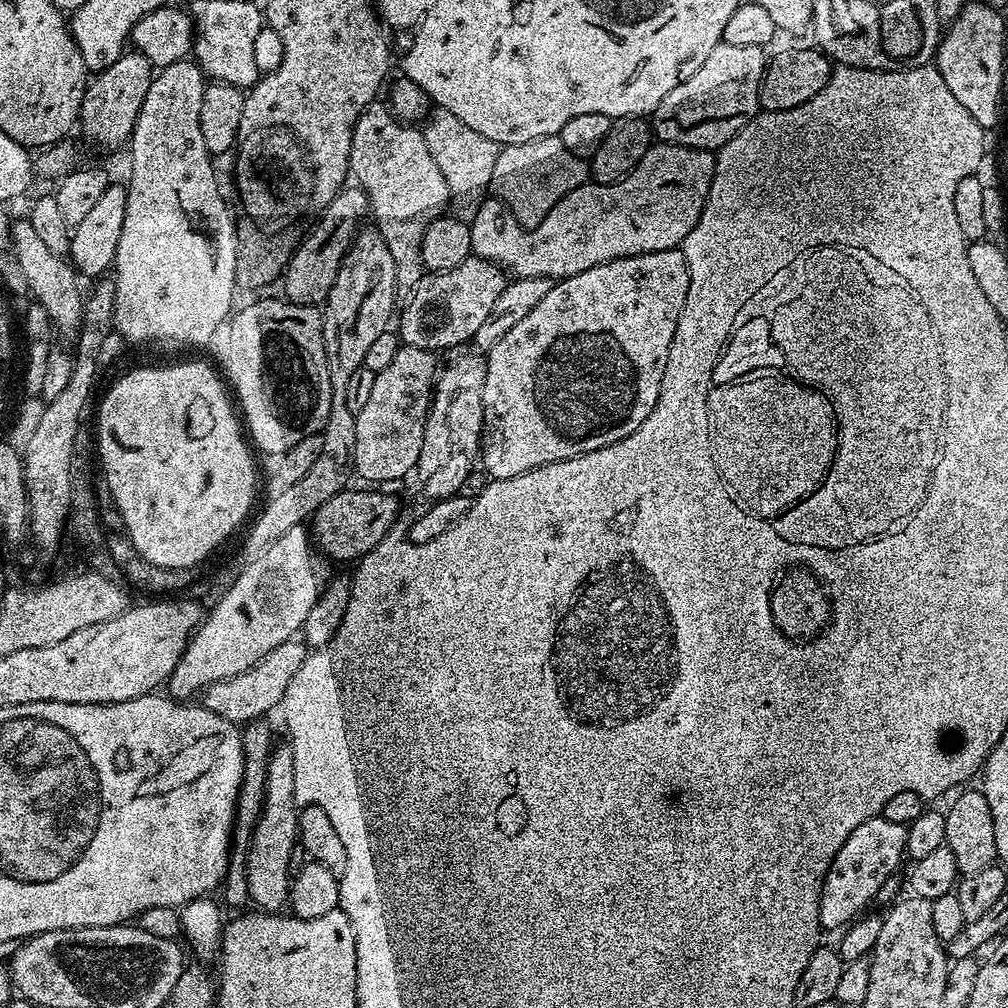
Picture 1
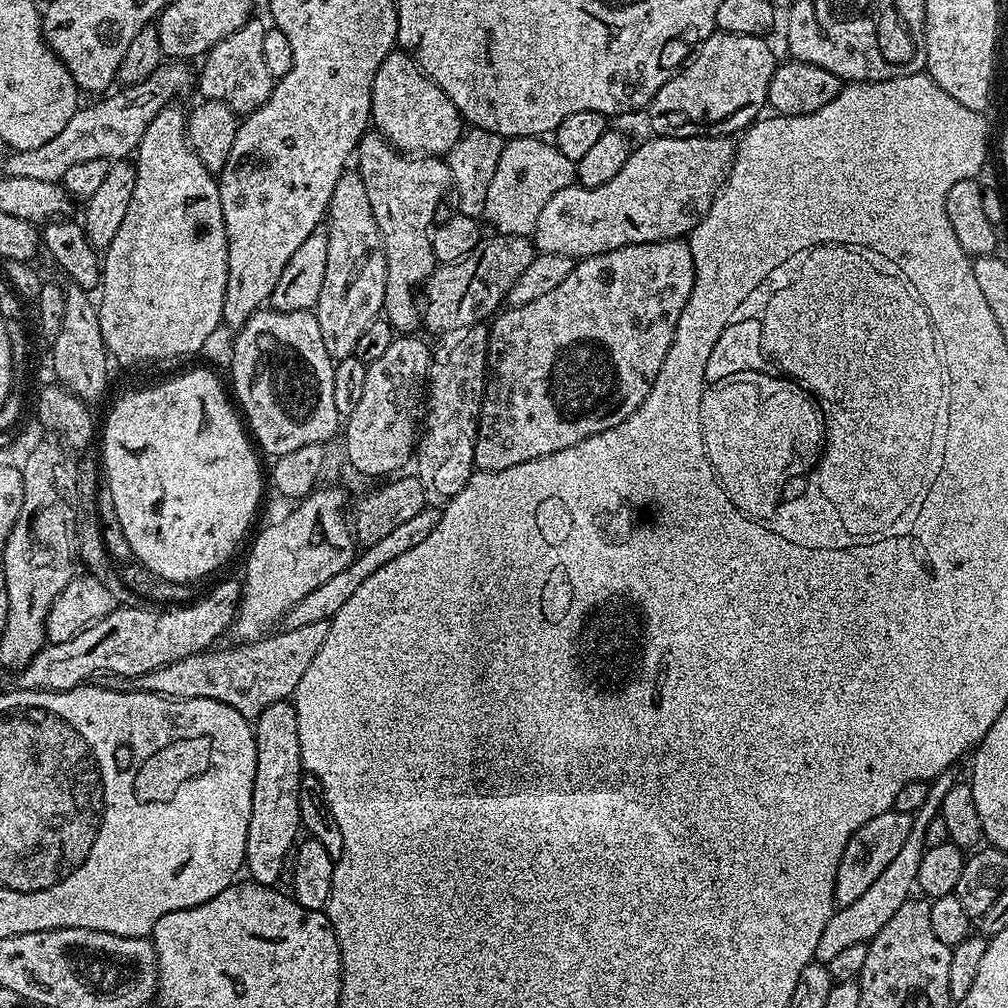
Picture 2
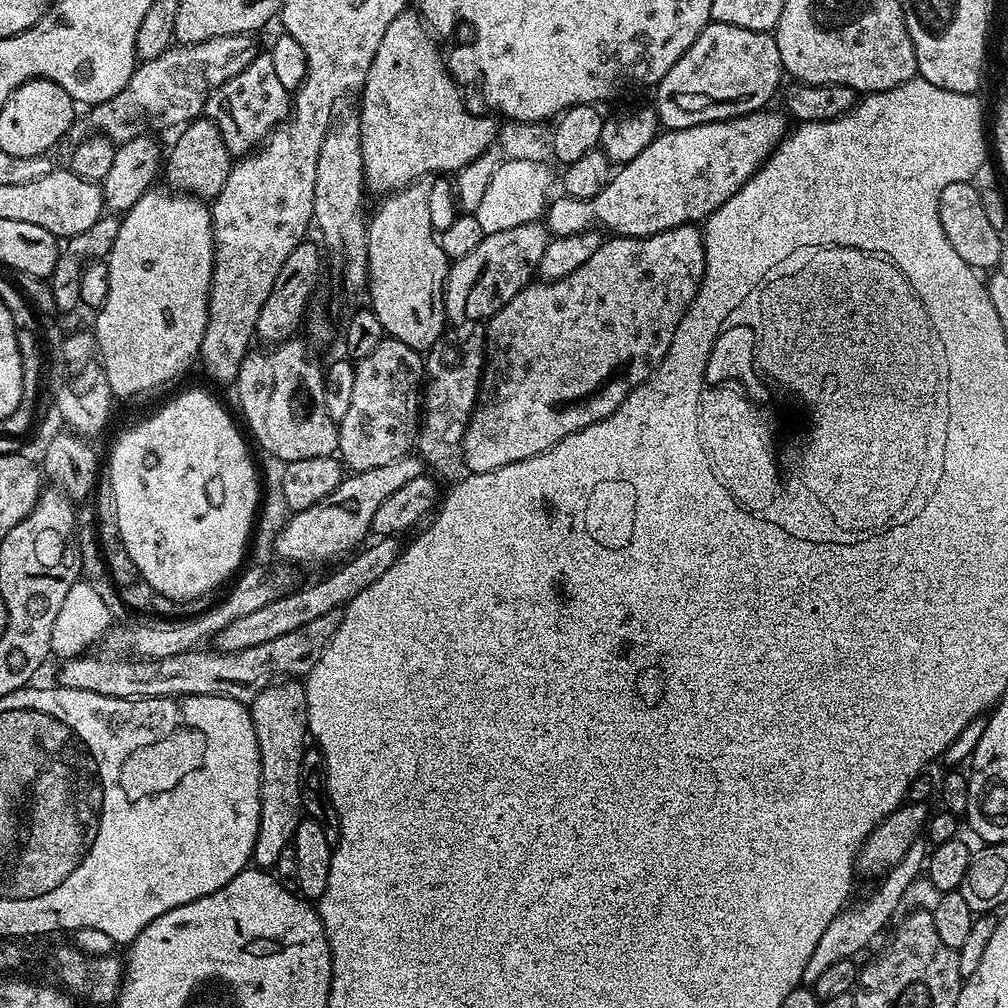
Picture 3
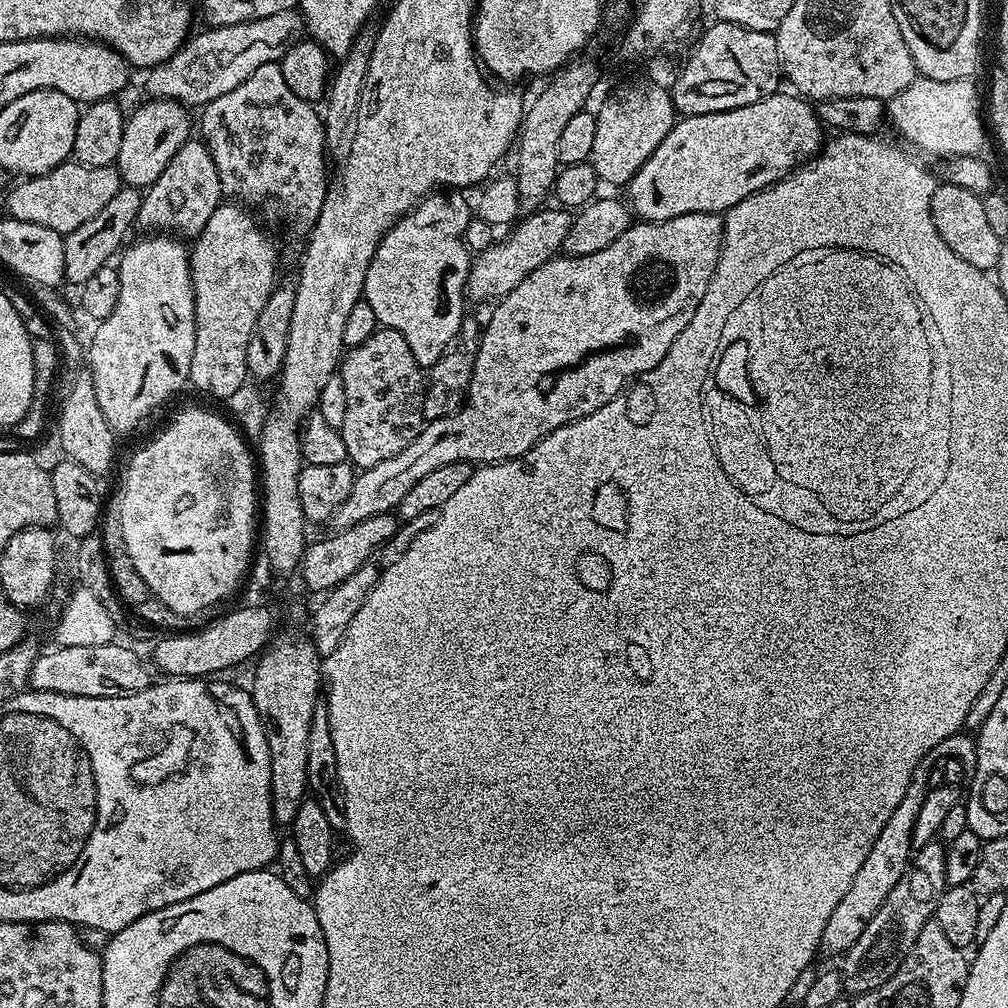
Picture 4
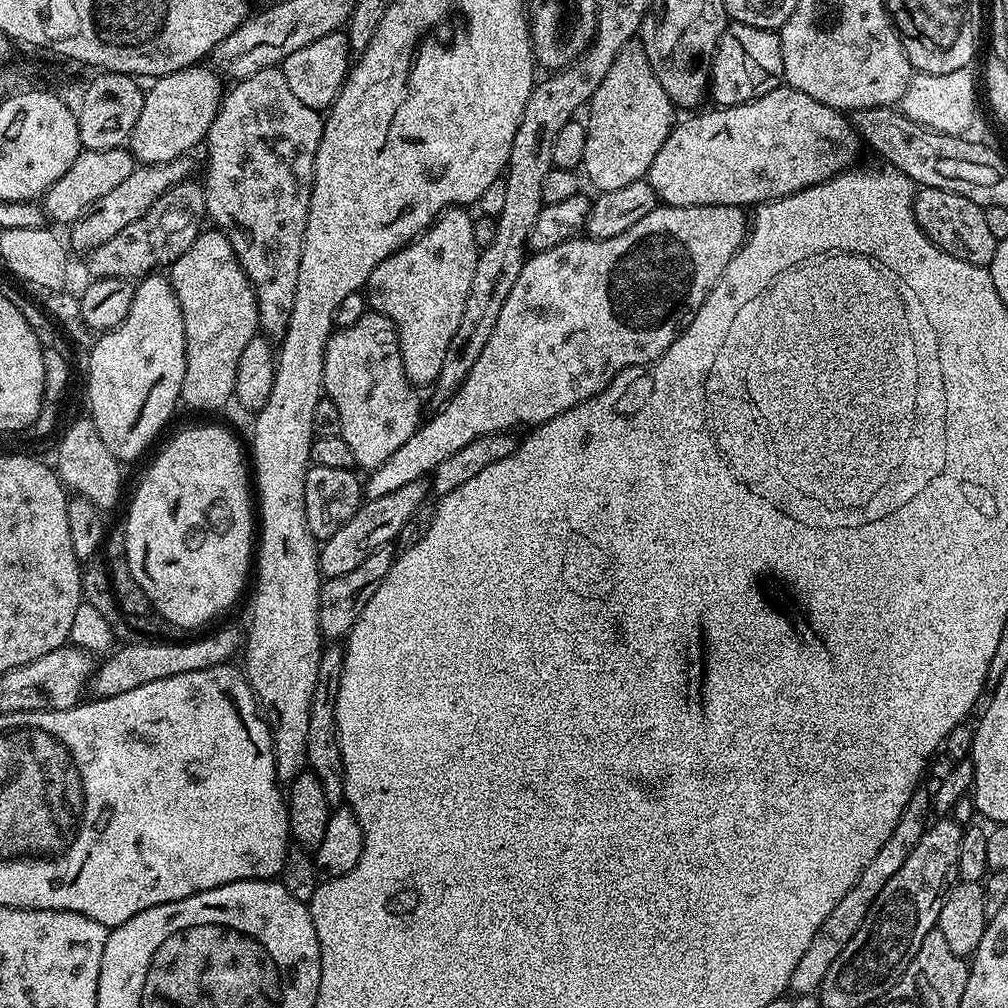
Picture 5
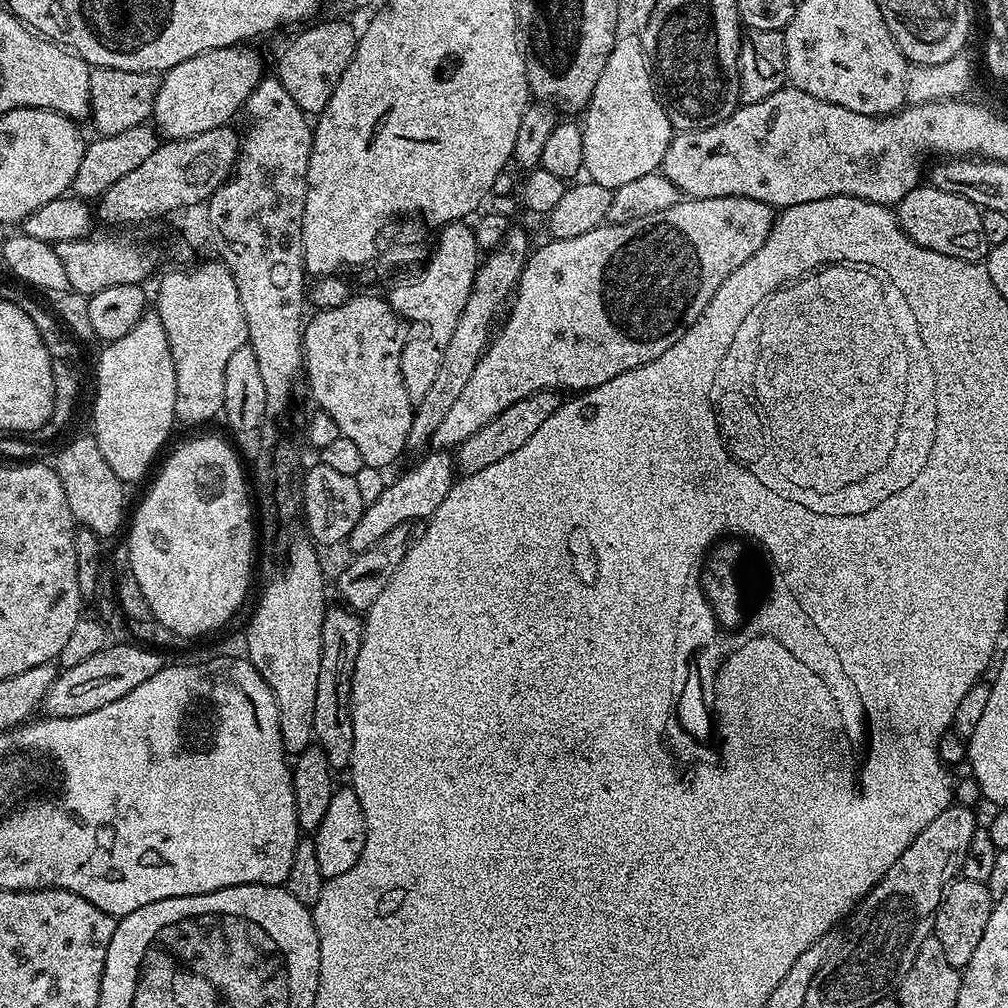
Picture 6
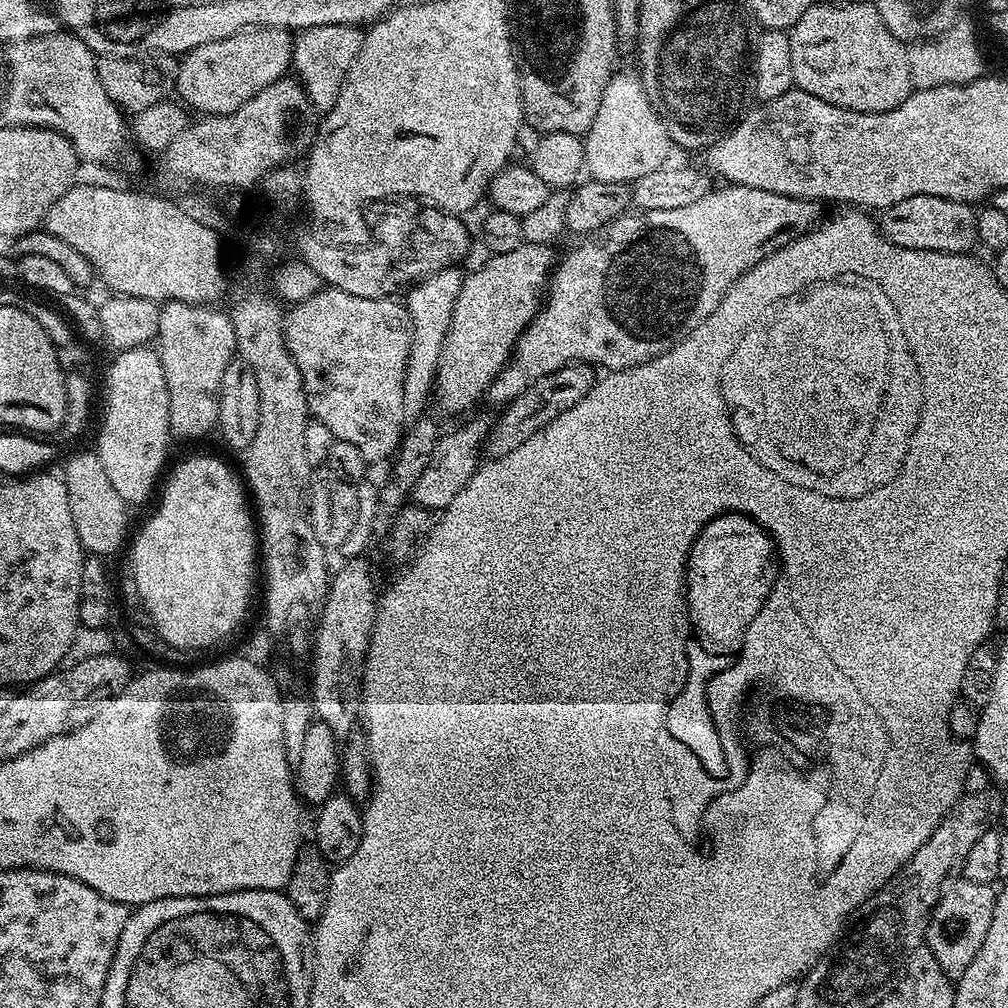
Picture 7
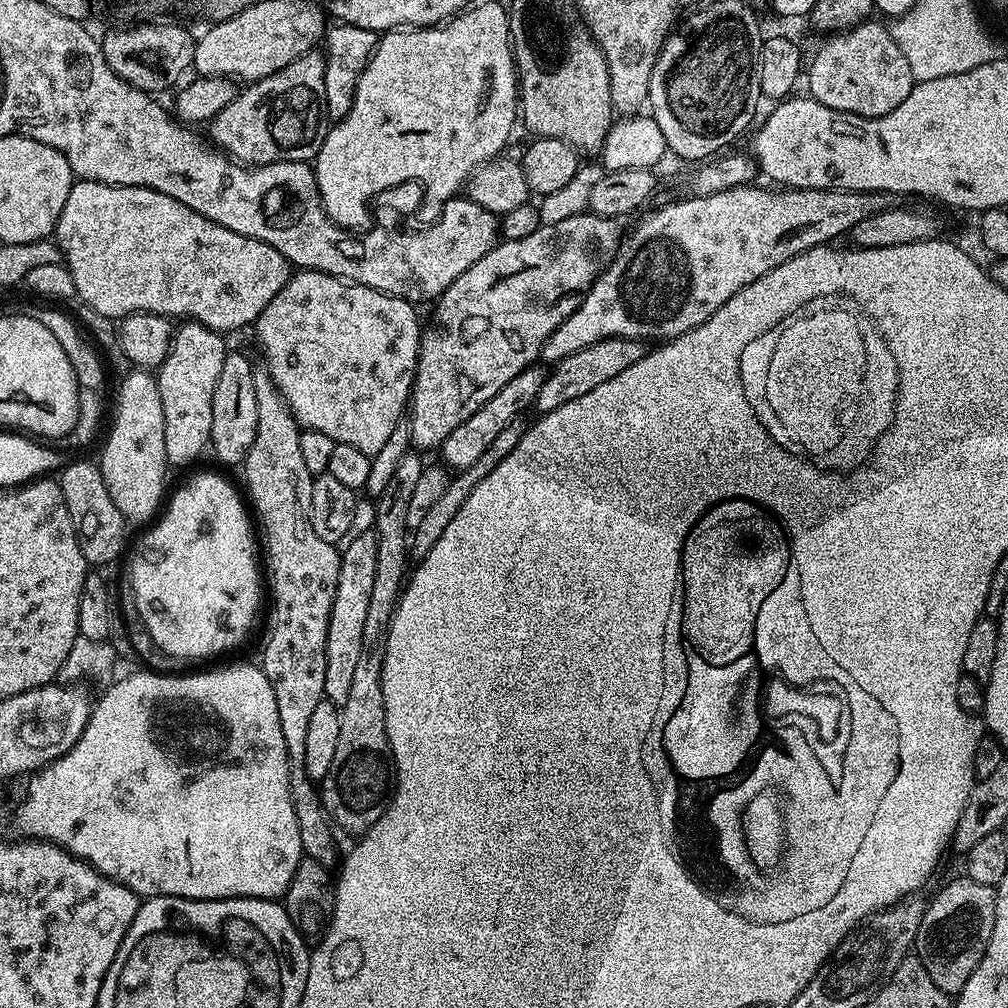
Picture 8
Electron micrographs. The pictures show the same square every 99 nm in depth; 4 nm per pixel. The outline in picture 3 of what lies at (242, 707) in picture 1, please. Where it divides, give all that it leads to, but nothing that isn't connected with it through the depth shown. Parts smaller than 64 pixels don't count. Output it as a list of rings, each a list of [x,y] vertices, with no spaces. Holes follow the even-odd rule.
[[[335,608],[330,610],[330,614],[322,614],[322,618],[314,618],[314,622],[306,622],[306,626],[298,630],[290,630],[290,634],[282,634],[282,638],[274,638],[271,642],[262,642],[262,646],[250,646],[237,652],[193,650],[157,660],[129,658],[124,654],[76,656],[59,665],[58,684],[61,688],[90,690],[94,694],[127,700],[146,696],[229,696],[239,704],[247,705],[258,698],[262,690],[277,683],[278,678],[307,677],[339,630],[343,617],[343,611]]]

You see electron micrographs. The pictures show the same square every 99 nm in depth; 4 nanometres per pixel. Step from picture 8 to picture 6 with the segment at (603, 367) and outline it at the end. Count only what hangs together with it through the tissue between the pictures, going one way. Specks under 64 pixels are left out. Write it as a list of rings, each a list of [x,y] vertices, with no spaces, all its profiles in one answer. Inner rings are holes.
[[[545,390],[530,394],[526,398],[514,402],[506,410],[502,410],[502,414],[498,414],[498,418],[486,422],[486,426],[482,426],[482,430],[478,430],[478,434],[466,438],[466,442],[462,442],[455,448],[454,463],[457,473],[461,477],[478,474],[478,470],[486,470],[486,466],[491,466],[501,458],[506,458],[506,454],[514,454],[514,450],[518,450],[518,446],[522,446],[527,440],[534,438],[534,430],[538,430],[538,426],[542,426],[542,422],[546,422],[546,418],[550,418],[550,414],[554,414],[554,410],[558,410],[561,403],[562,396],[559,391]]]

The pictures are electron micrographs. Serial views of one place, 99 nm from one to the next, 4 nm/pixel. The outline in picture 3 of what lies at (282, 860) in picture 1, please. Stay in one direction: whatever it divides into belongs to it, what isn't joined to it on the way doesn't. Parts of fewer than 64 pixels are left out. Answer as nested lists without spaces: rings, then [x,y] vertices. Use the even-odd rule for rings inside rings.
[[[284,678],[271,684],[250,701],[250,711],[260,751],[260,825],[252,860],[261,870],[272,870],[281,863],[282,850],[290,847],[302,819],[300,767],[310,740],[303,683],[296,678]]]

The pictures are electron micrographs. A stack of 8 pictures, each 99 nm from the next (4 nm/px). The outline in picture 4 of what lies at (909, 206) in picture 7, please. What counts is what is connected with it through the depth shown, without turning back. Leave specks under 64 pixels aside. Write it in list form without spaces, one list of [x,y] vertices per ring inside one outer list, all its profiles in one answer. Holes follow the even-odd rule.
[[[937,183],[930,198],[930,218],[934,218],[934,227],[938,234],[942,234],[942,242],[946,242],[946,246],[950,246],[950,250],[954,250],[958,258],[970,262],[970,266],[975,268],[995,269],[1002,237],[994,234],[994,229],[990,227],[983,199],[977,193],[966,190],[966,186]]]

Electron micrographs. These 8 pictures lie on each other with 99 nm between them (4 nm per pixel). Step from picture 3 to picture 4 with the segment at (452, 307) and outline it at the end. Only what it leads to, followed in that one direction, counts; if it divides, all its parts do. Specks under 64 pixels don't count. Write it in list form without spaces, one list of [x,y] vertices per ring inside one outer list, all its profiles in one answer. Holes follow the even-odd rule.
[[[541,206],[535,212],[527,213],[511,229],[513,232],[505,240],[497,239],[487,250],[479,253],[473,259],[472,268],[468,271],[466,289],[469,301],[492,300],[491,302],[499,302],[506,294],[510,294],[510,290],[514,290],[514,286],[518,286],[518,282],[522,282],[522,278],[526,278],[526,274],[530,274],[532,269],[553,259],[563,249],[566,234],[570,234],[573,213],[559,206],[548,207]]]

